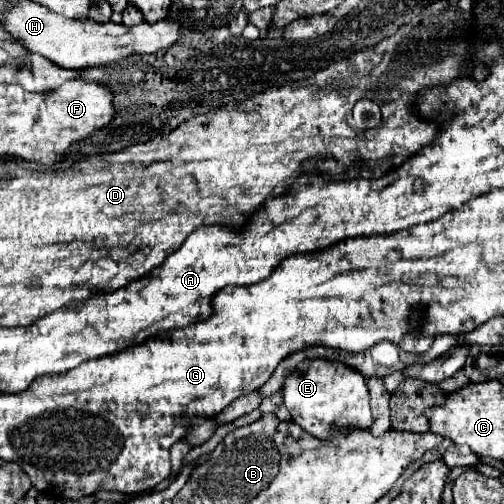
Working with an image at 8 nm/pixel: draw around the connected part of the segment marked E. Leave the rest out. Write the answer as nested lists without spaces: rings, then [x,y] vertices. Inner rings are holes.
[[[314,358],[304,360],[296,366],[296,370],[284,382],[284,406],[288,408],[292,420],[316,438],[328,438],[330,426],[338,428],[370,428],[374,418],[370,412],[370,394],[366,386],[366,378],[338,360]]]

